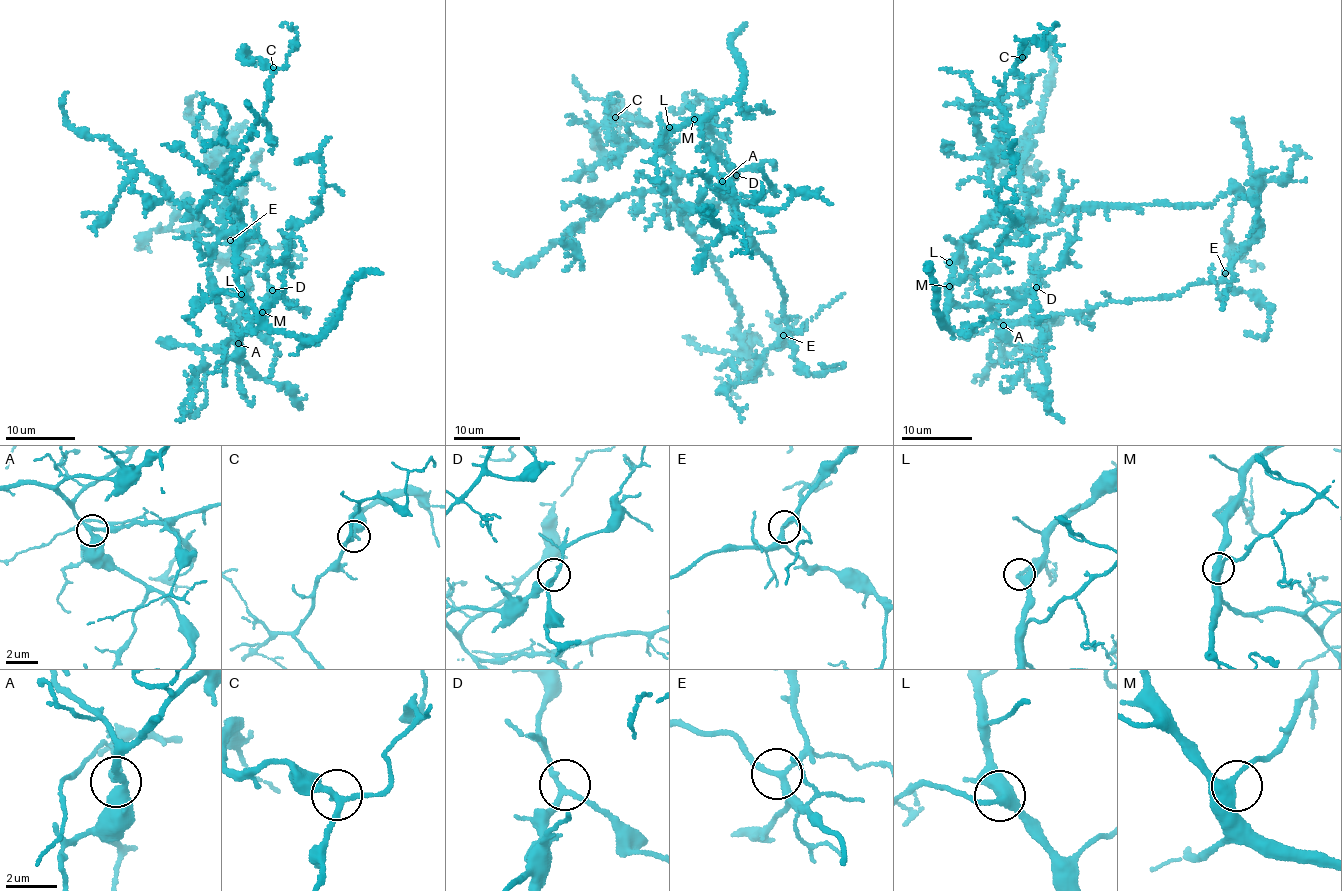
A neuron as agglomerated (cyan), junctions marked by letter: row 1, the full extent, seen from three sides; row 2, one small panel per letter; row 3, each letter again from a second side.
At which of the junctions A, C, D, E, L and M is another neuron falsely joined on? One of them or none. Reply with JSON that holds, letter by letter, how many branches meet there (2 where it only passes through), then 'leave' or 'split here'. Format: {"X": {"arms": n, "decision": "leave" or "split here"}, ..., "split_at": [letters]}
{"A": {"arms": 3, "decision": "leave"}, "C": {"arms": 3, "decision": "leave"}, "D": {"arms": 3, "decision": "leave"}, "E": {"arms": 3, "decision": "leave"}, "L": {"arms": 3, "decision": "leave"}, "M": {"arms": 3, "decision": "leave"}, "split_at": []}

